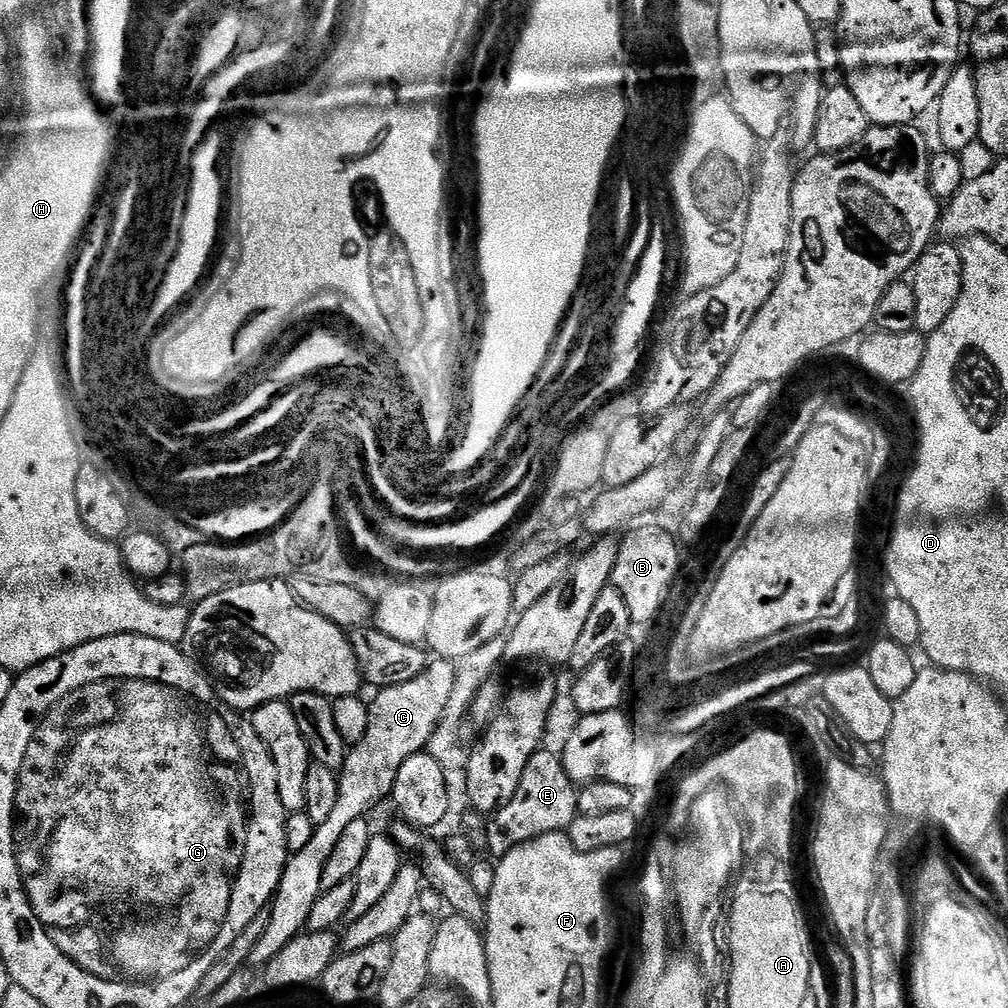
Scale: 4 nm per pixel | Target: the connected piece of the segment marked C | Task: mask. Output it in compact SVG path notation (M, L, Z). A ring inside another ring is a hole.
M439 658L433 661L433 664L431 661L424 667L418 678L410 678L410 682L402 682L398 686L379 689L375 693L376 697L370 700L366 735L362 742L347 749L344 765L338 769L340 785L334 811L330 813L330 818L326 818L326 822L315 825L310 843L304 849L291 853L284 863L284 873L276 887L276 895L272 897L267 909L266 930L262 930L262 938L254 942L254 950L250 950L248 964L253 969L265 969L296 936L307 929L310 910L314 910L314 902L318 902L322 892L322 870L326 870L326 861L338 838L342 838L350 822L365 819L375 804L387 801L398 778L398 770L402 770L402 762L427 749L434 730L448 708L457 669L453 661Z

